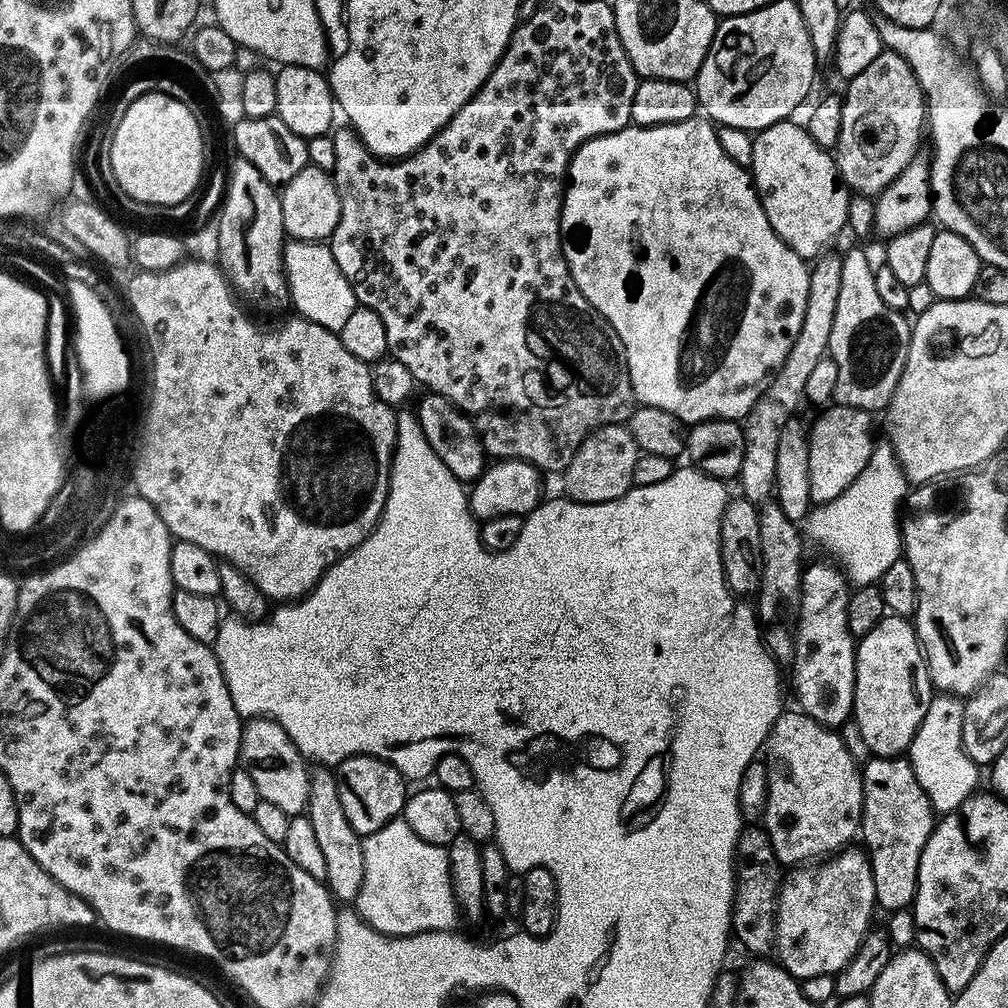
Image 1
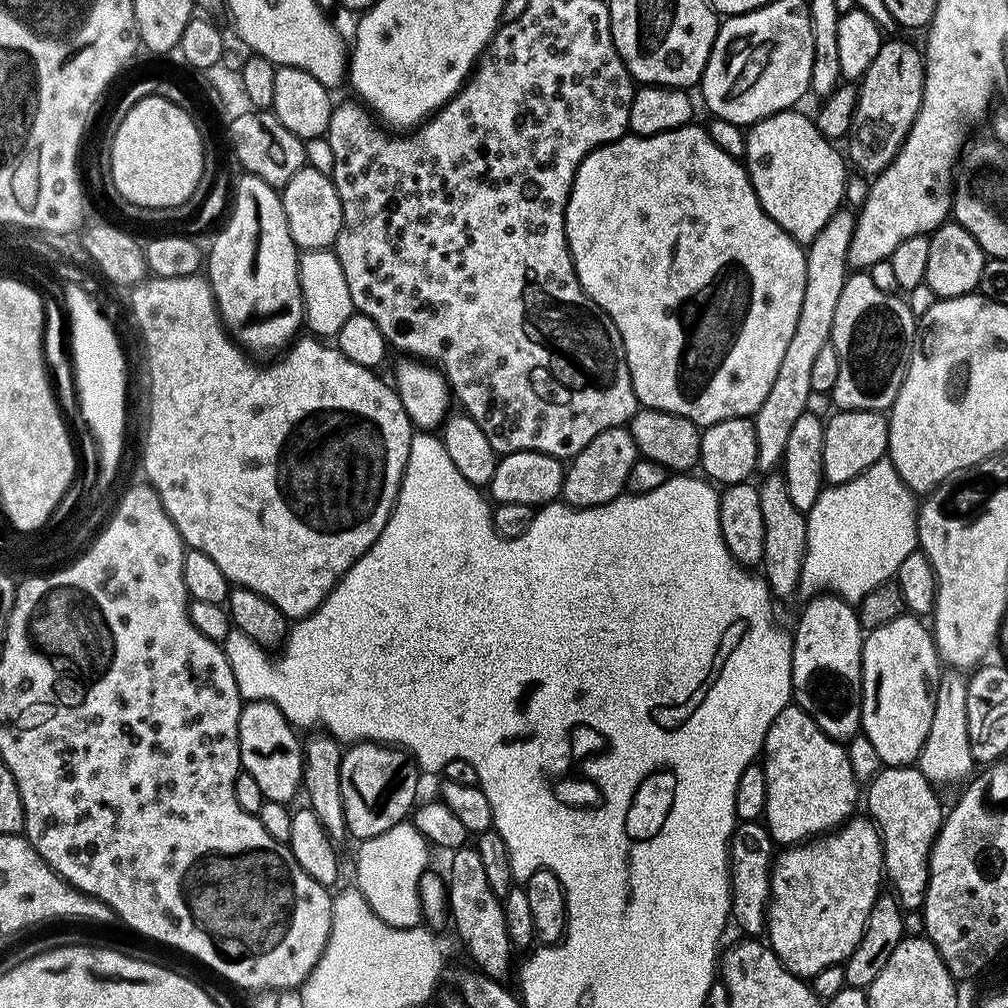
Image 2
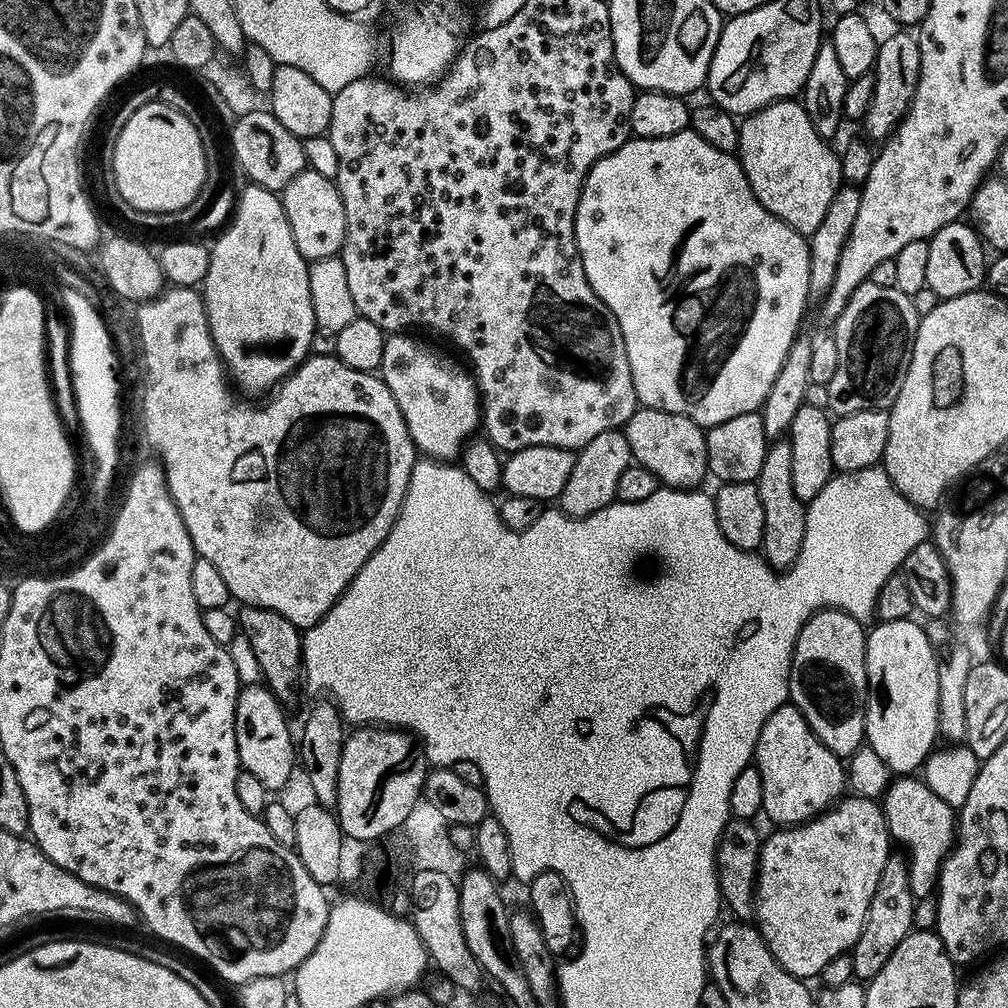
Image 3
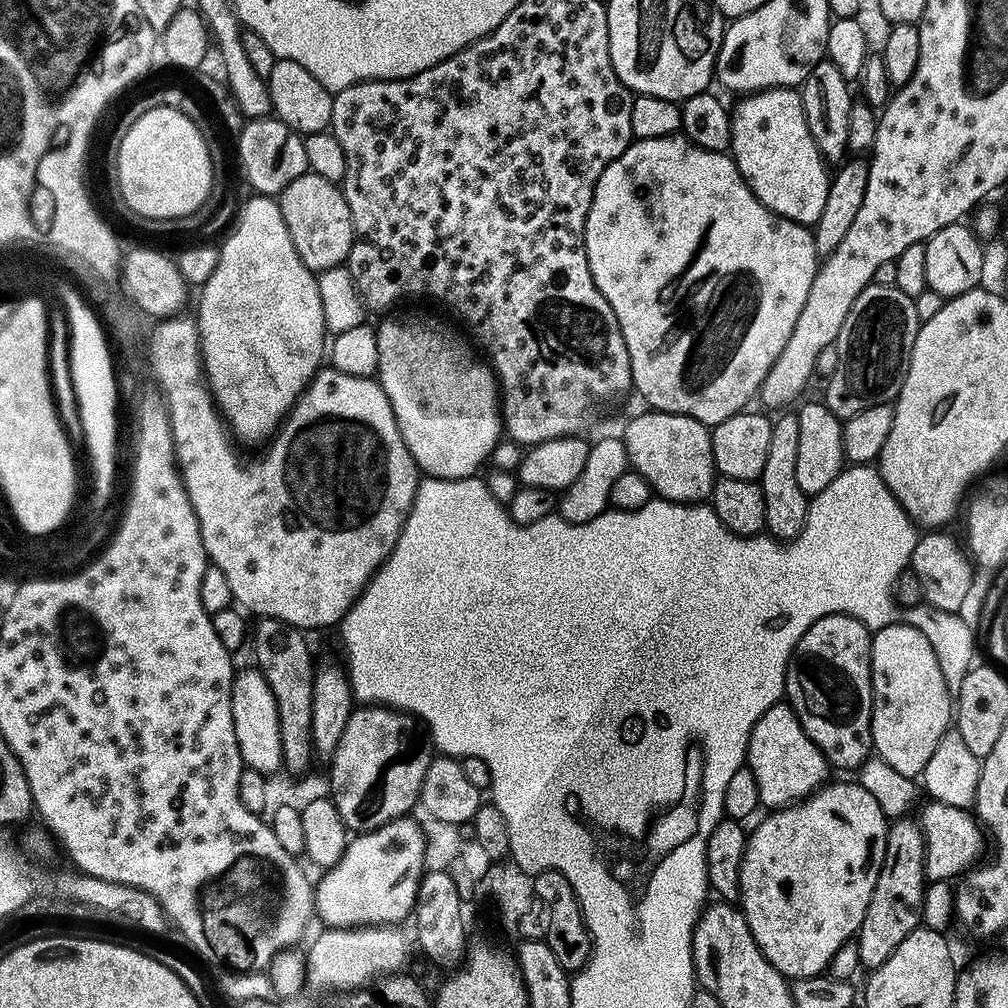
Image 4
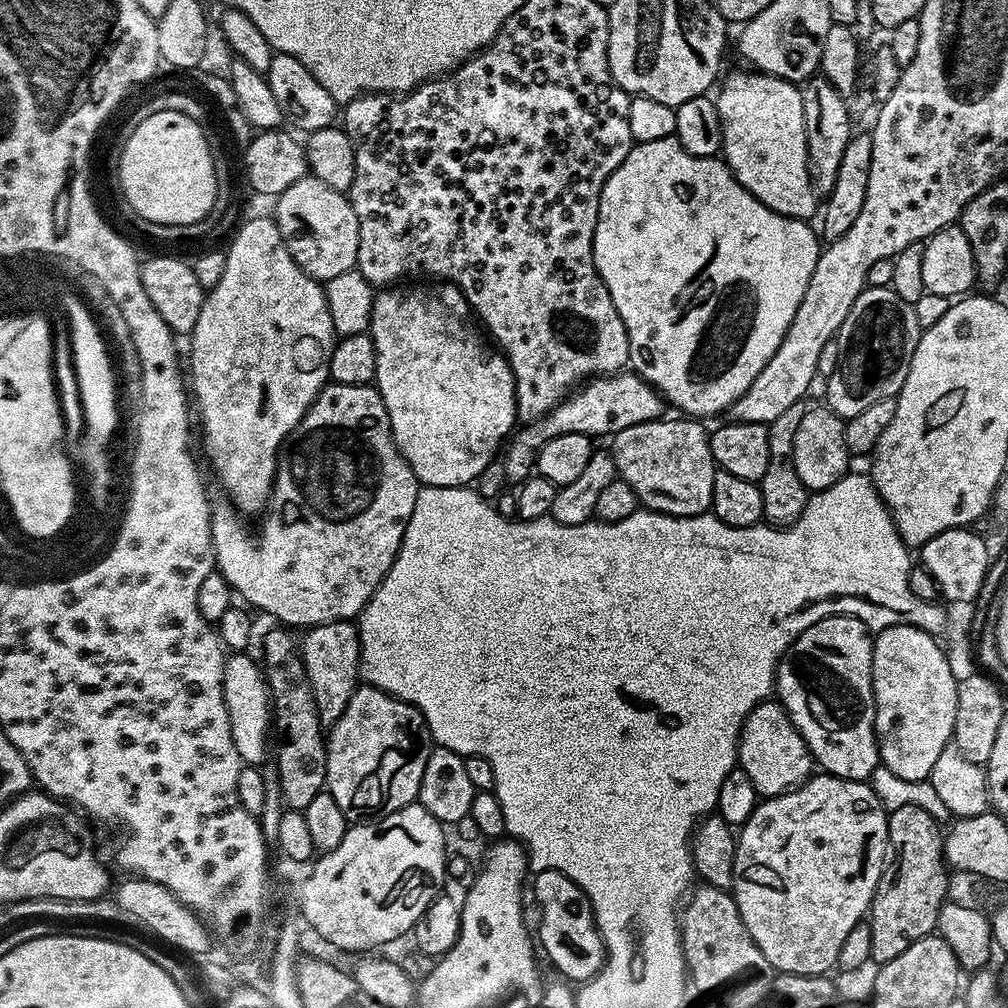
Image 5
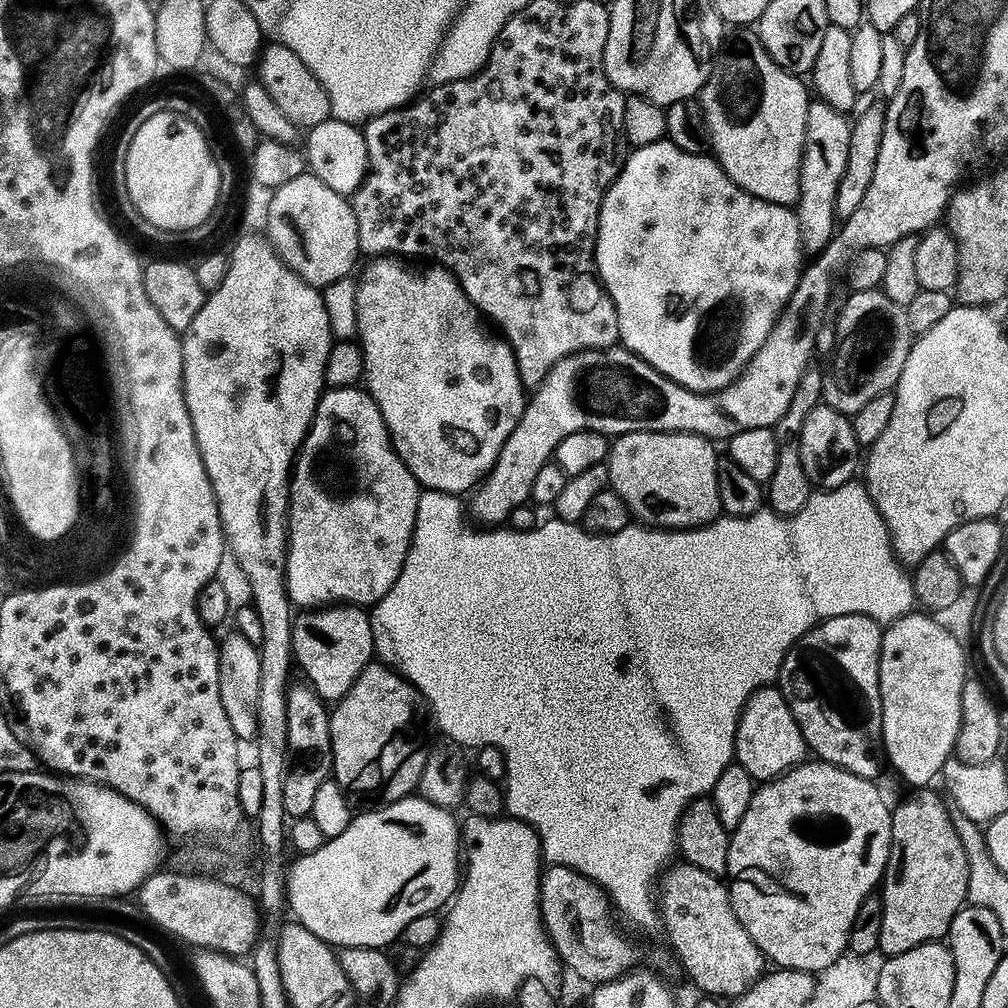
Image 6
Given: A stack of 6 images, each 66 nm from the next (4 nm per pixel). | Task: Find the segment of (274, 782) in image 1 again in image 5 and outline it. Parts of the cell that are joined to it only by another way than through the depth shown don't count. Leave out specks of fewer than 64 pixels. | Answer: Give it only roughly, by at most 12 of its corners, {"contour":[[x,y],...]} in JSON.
{"contour":[[224,662],[224,701],[241,761],[265,763],[273,707],[265,669]]}

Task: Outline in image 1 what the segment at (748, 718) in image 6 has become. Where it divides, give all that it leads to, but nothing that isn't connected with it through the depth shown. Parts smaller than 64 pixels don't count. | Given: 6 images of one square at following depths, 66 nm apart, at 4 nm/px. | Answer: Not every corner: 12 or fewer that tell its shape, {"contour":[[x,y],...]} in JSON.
{"contour":[[781,711],[762,827],[784,866],[857,839],[861,765]]}

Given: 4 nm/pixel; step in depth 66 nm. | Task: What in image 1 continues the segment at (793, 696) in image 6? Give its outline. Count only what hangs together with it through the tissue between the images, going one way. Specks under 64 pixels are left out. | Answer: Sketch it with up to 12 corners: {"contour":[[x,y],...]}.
{"contour":[[835,563],[800,582],[792,688],[828,728],[852,716],[850,584]]}

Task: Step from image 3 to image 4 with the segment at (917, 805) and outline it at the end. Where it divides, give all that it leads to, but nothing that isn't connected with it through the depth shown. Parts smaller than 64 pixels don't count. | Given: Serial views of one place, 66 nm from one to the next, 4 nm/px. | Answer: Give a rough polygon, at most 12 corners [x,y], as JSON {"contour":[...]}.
{"contour":[[968,808],[919,809],[924,875],[955,881],[981,859],[986,832]]}

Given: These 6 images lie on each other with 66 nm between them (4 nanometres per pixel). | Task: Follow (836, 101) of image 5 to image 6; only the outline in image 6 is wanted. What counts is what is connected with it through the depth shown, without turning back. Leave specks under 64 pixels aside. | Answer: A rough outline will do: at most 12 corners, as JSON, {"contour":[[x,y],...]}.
{"contour":[[825,100],[806,110],[800,198],[809,253],[838,231],[852,125]]}

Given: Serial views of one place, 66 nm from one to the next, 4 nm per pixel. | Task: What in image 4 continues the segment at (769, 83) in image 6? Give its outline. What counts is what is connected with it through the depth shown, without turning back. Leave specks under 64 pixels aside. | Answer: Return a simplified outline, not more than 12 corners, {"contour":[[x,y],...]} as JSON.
{"contour":[[799,91],[731,109],[742,178],[774,214],[815,226],[830,168]]}

